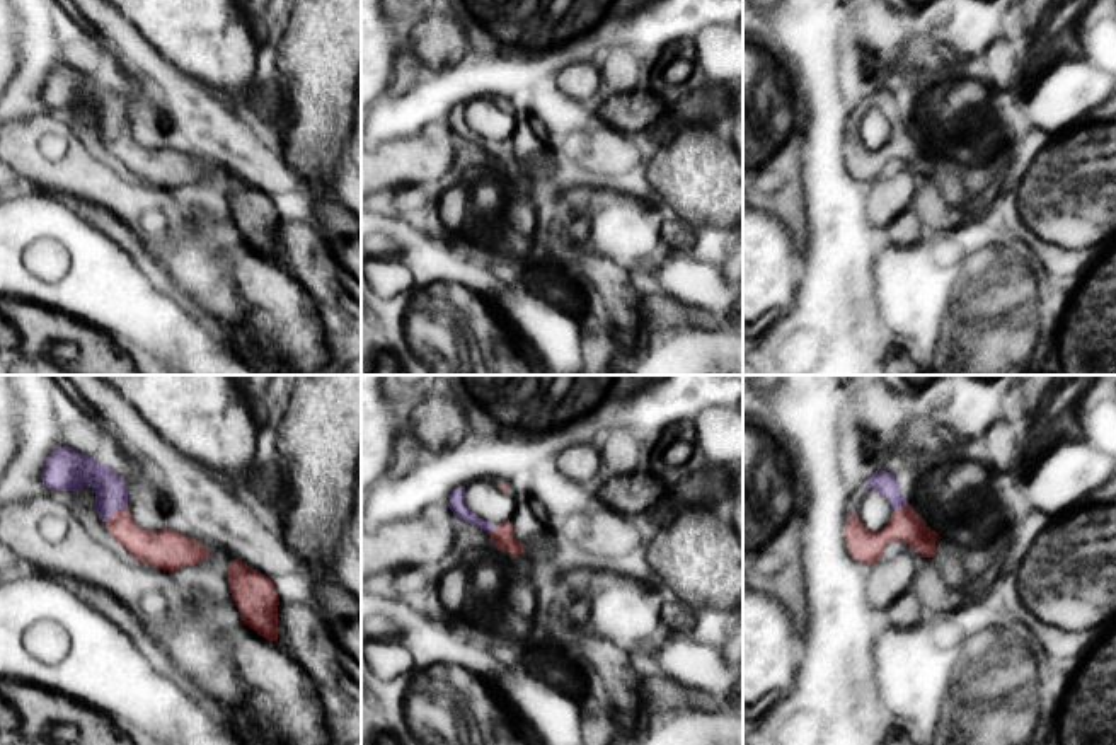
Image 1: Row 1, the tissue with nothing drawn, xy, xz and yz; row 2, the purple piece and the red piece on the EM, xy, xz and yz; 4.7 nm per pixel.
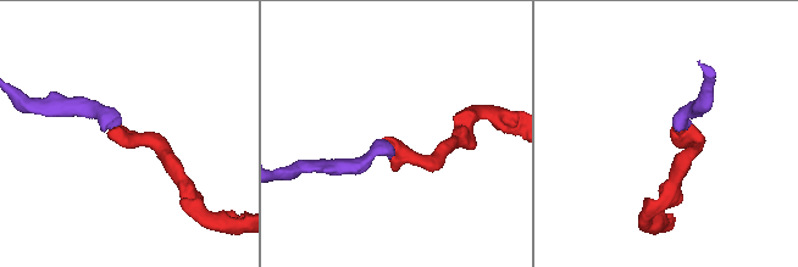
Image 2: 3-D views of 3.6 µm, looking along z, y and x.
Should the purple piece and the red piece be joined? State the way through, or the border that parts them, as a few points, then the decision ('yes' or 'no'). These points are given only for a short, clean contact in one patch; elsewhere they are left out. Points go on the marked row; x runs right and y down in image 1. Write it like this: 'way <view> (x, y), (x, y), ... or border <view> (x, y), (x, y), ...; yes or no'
way xy (111, 495), (115, 512), (145, 546), (154, 548); yes

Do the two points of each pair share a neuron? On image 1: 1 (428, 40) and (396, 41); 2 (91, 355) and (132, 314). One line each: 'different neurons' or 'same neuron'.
1: different neurons
2: different neurons

